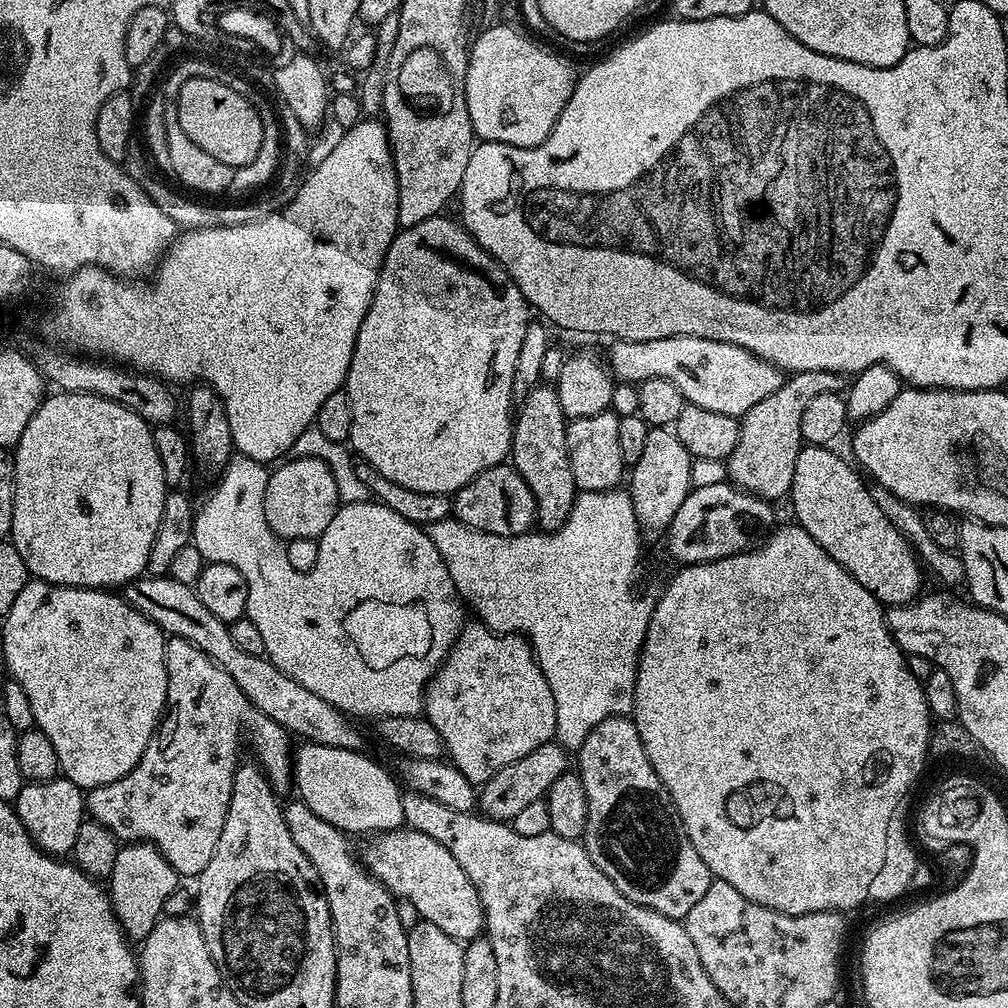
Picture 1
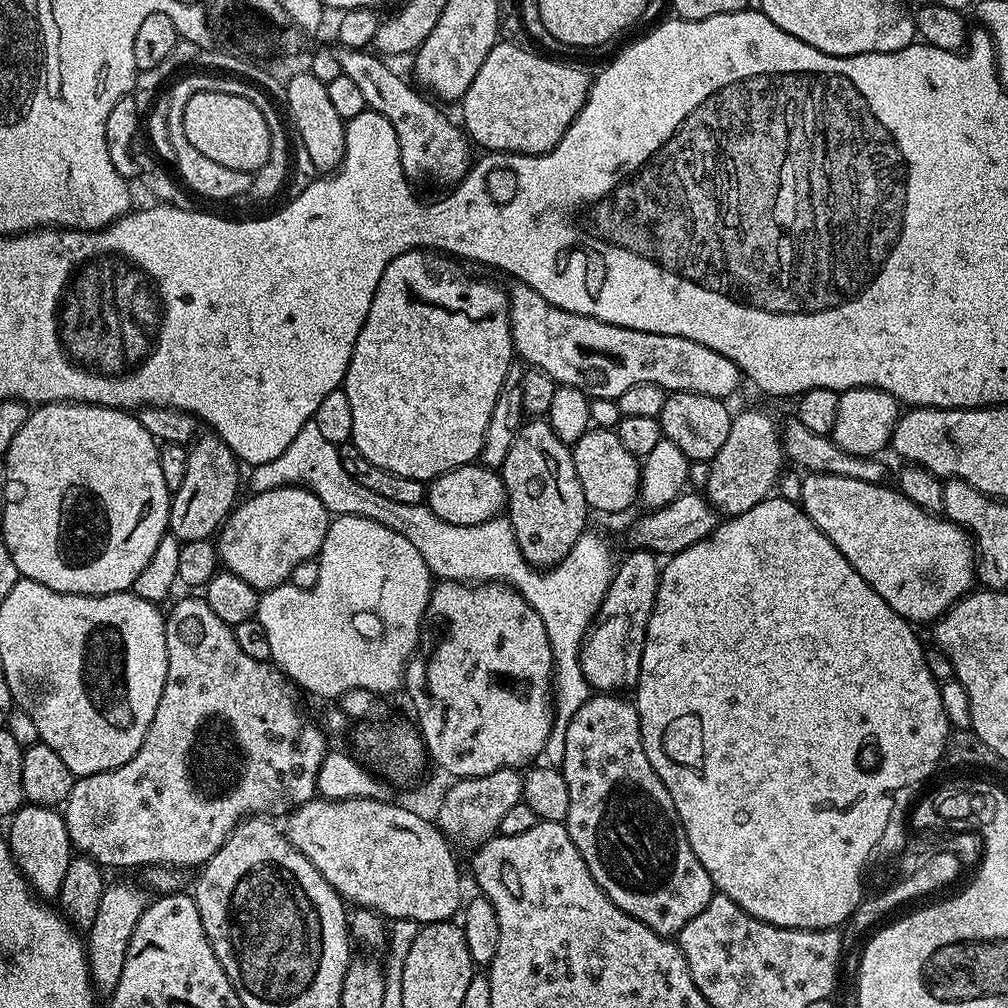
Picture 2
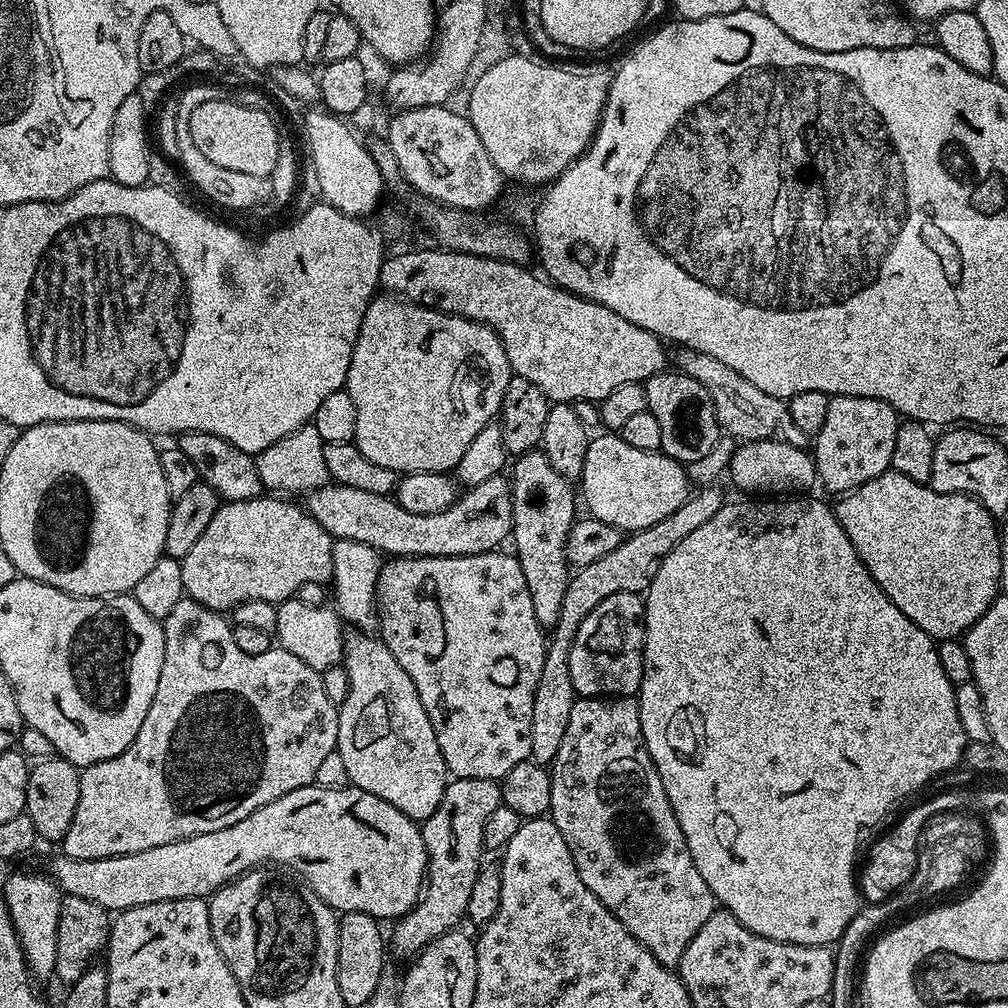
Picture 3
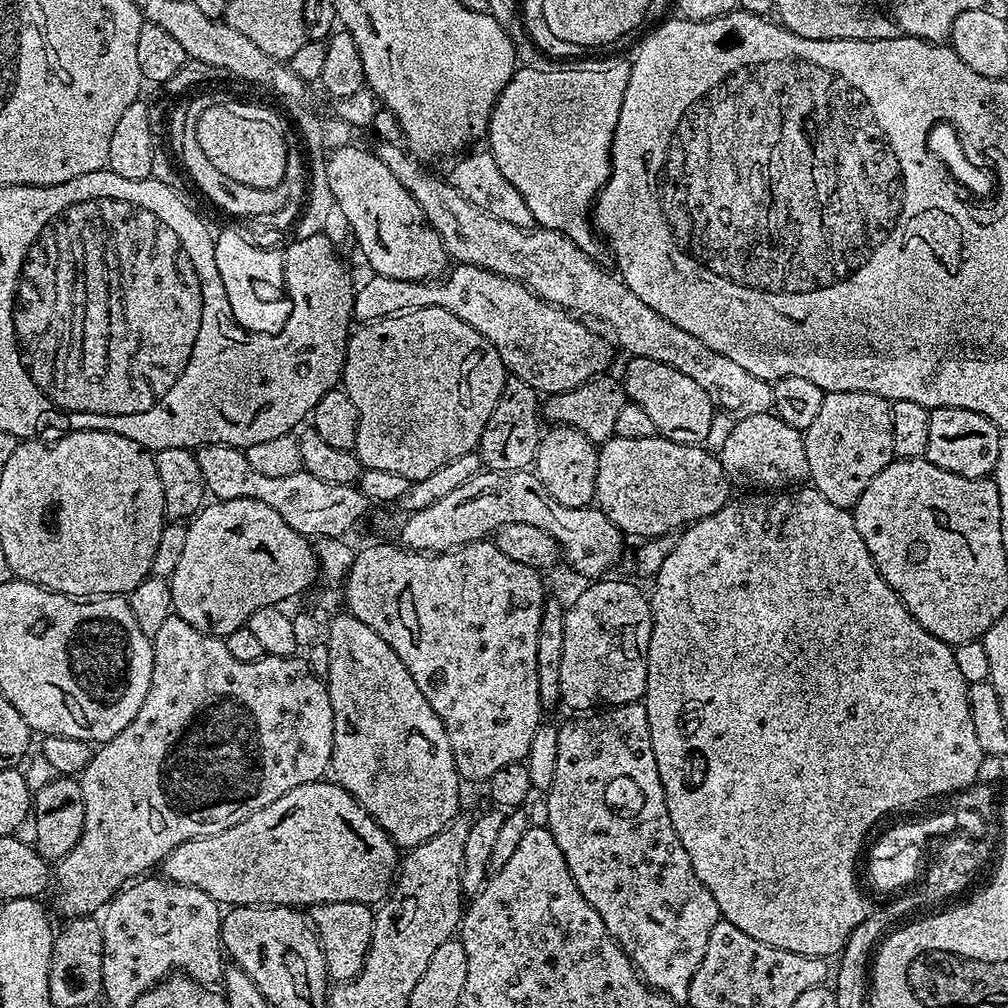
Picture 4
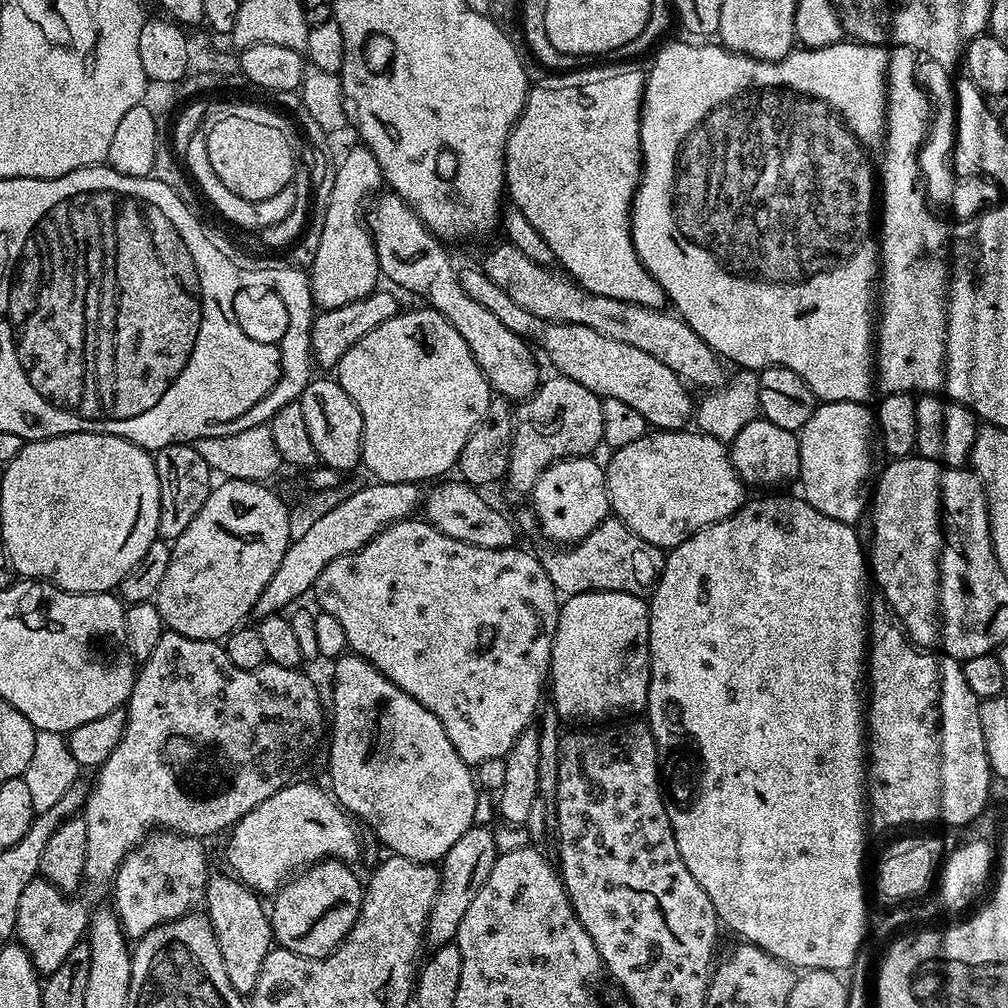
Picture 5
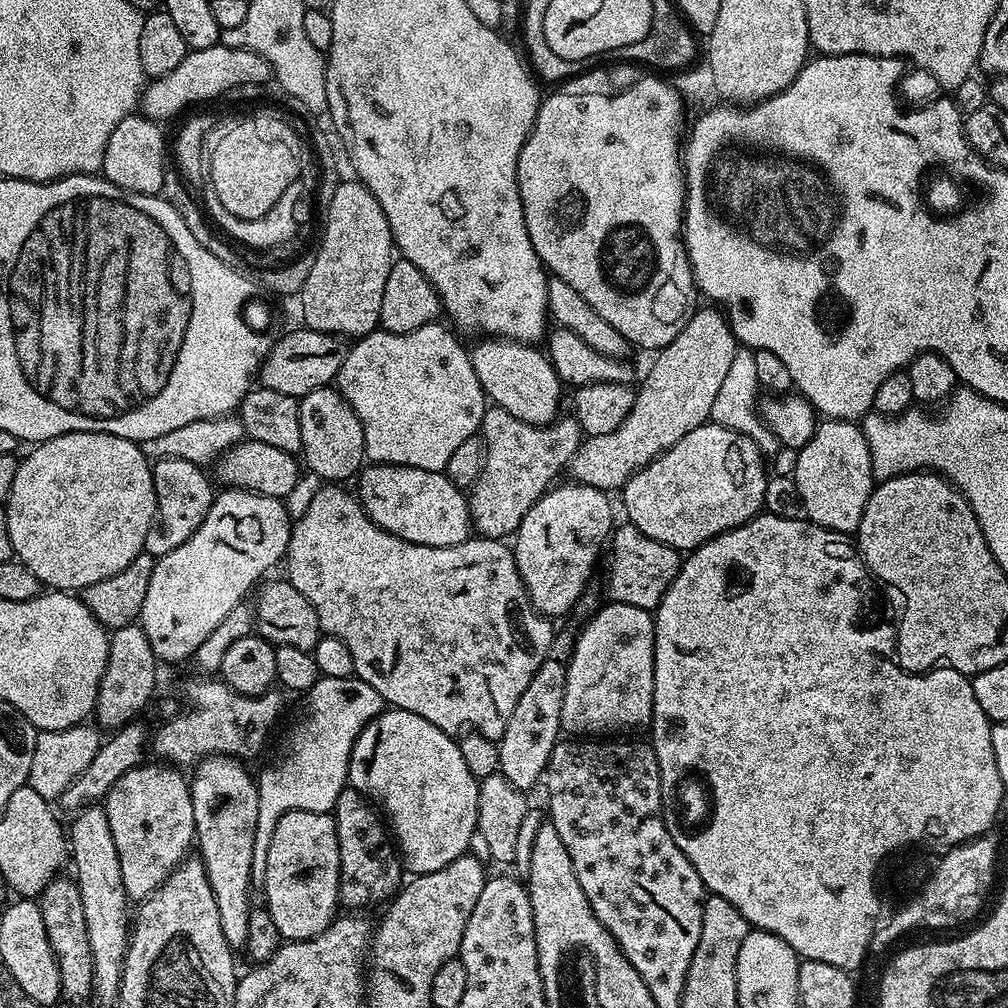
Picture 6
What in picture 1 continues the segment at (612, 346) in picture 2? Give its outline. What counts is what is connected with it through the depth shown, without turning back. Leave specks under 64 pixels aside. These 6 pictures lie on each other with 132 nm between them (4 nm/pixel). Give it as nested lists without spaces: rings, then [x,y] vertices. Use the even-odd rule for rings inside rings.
[[[667,336],[646,342],[630,342],[629,340],[616,340],[613,348],[606,355],[606,363],[615,379],[620,382],[639,382],[650,378],[666,378],[678,386],[687,403],[702,406],[702,410],[714,410],[718,414],[735,416],[737,418],[746,414],[750,406],[762,402],[762,398],[774,394],[778,386],[782,386],[786,379],[781,372],[770,362],[758,358],[752,352],[747,352],[742,346],[734,346],[730,342],[718,342],[710,338],[697,336]]]

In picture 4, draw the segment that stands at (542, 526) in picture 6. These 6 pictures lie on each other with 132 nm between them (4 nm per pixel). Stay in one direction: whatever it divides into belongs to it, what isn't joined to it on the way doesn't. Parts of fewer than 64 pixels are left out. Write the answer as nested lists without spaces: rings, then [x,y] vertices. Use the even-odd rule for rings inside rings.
[[[552,426],[541,435],[536,451],[534,471],[536,477],[546,486],[546,490],[562,506],[587,508],[596,495],[596,475],[598,474],[598,448],[584,432],[577,428]]]

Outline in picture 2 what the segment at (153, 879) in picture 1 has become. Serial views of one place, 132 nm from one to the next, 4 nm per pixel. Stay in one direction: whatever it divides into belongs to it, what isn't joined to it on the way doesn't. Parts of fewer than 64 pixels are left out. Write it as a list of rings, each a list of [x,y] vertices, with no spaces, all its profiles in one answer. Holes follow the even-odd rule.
[[[109,883],[102,894],[98,915],[94,917],[92,927],[87,929],[86,951],[90,975],[101,993],[104,991],[104,994],[111,994],[118,986],[118,978],[122,978],[122,968],[126,966],[130,940],[142,914],[149,906],[149,893],[143,887],[140,888],[135,888],[132,884]]]

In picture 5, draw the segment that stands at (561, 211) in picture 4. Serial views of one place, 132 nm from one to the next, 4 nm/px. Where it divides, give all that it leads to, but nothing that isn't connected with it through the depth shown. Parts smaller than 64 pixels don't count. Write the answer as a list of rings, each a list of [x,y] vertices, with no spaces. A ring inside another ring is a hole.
[[[628,68],[625,72],[612,72],[609,76],[600,76],[597,80],[588,80],[585,84],[580,84],[576,74],[556,74],[545,83],[529,87],[522,114],[516,119],[516,124],[512,128],[510,135],[508,135],[508,141],[506,142],[506,150],[504,151],[504,187],[507,199],[512,199],[509,200],[511,207],[522,210],[522,214],[526,214],[526,219],[530,222],[530,226],[534,226],[534,230],[538,230],[538,234],[542,234],[542,239],[546,242],[546,246],[550,246],[550,250],[554,250],[556,264],[579,287],[598,294],[602,298],[616,298],[622,302],[630,302],[643,308],[663,309],[666,304],[666,297],[662,286],[648,273],[646,266],[638,258],[632,241],[632,200],[636,196],[636,186],[640,179],[642,167],[640,106],[644,98],[645,79],[646,76],[643,71],[639,72],[636,68]]]

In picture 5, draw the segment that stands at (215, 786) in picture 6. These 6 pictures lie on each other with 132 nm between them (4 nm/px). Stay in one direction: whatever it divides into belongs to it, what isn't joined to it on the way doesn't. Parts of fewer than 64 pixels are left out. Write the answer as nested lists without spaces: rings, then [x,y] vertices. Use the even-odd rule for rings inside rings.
[[[231,874],[225,876],[209,875],[208,885],[204,891],[203,907],[210,926],[214,930],[214,938],[218,938],[218,950],[222,950],[222,962],[226,962],[226,974],[230,974],[230,986],[241,994],[251,994],[254,986],[258,982],[258,974],[262,970],[262,962],[266,962],[266,954],[274,947],[274,937],[272,935],[272,921],[269,913],[260,905],[261,897],[252,889],[248,888]]]

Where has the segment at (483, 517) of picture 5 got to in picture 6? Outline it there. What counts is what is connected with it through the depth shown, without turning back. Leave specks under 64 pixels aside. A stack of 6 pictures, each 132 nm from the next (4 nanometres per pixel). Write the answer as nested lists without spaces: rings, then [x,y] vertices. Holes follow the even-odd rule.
[[[373,463],[368,467],[358,476],[358,499],[364,513],[382,530],[406,542],[439,548],[460,544],[473,535],[472,515],[465,493],[443,472],[427,472],[397,464]]]

